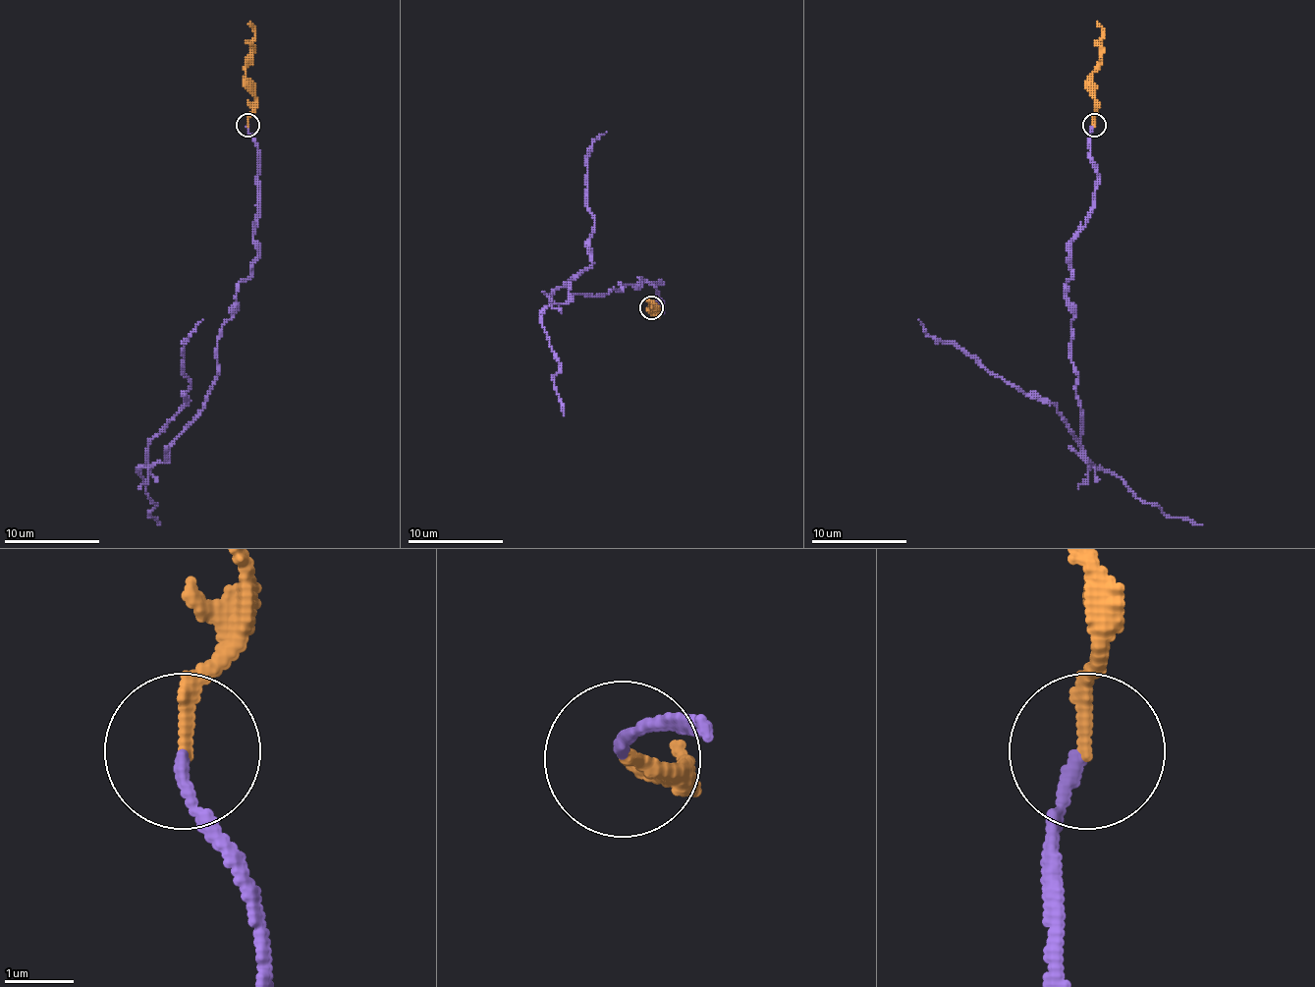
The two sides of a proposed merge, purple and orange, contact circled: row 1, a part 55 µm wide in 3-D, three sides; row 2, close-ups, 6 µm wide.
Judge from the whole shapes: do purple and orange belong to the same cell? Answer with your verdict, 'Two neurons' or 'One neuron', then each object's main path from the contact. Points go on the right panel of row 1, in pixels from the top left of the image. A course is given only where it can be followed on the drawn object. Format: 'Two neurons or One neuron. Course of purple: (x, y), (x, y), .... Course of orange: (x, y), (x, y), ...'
One neuron. Course of purple: (1092, 124), (1095, 207), (1073, 241), (1067, 284), (1090, 465), (1050, 401), (935, 341), (918, 319). Course of orange: (1095, 124), (1095, 85), (1090, 79), (1102, 52), (1102, 27), (1097, 22)

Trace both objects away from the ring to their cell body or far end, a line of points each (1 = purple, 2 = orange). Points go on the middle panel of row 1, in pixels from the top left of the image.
1: (651, 305), (661, 310), (661, 284), (642, 280), (554, 303), (551, 294), (592, 263), (587, 148), (606, 132)
2: (651, 308), (659, 308), (651, 303), (649, 305), (654, 315), (659, 315), (654, 310)

